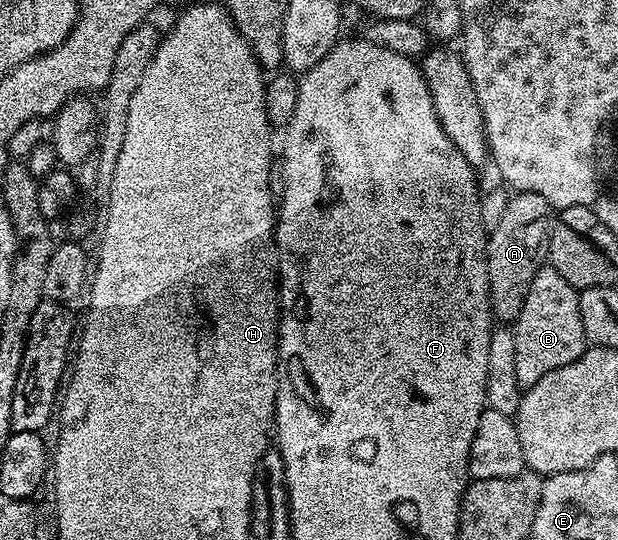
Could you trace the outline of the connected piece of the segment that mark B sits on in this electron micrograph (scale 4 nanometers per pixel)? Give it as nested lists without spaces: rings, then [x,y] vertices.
[[[549,265],[543,267],[532,277],[532,285],[528,289],[528,297],[524,297],[524,309],[520,309],[520,317],[513,324],[514,340],[516,341],[516,381],[523,389],[536,385],[544,373],[552,373],[552,369],[560,369],[560,365],[568,365],[581,357],[587,349],[584,325],[580,321],[580,305],[578,291],[556,269]]]

